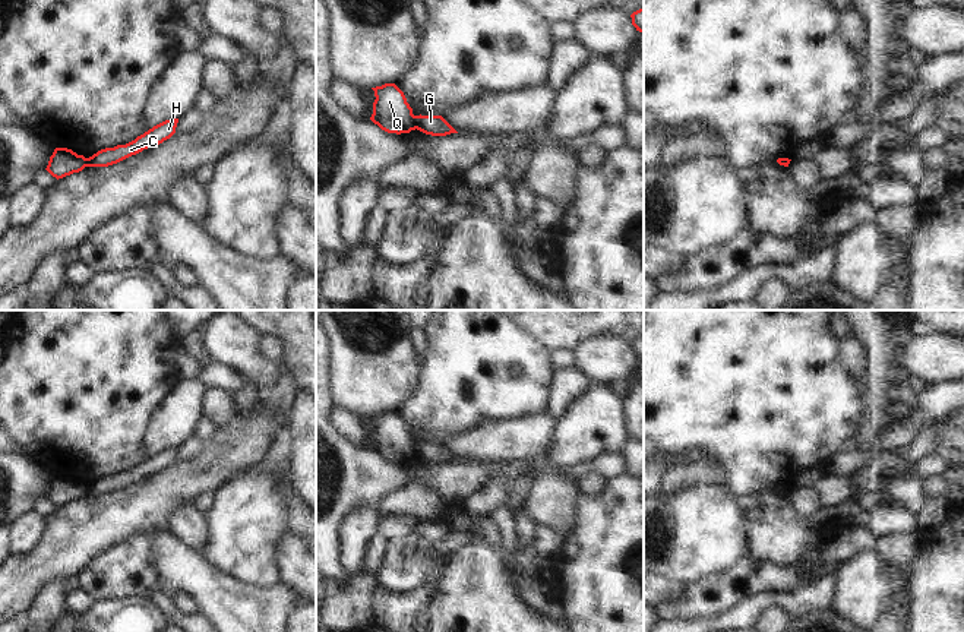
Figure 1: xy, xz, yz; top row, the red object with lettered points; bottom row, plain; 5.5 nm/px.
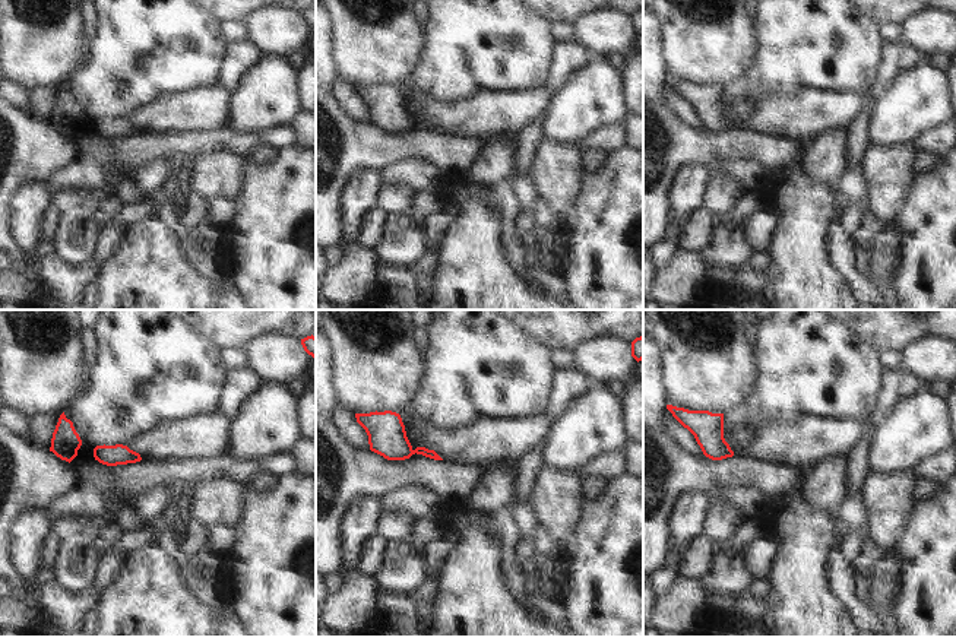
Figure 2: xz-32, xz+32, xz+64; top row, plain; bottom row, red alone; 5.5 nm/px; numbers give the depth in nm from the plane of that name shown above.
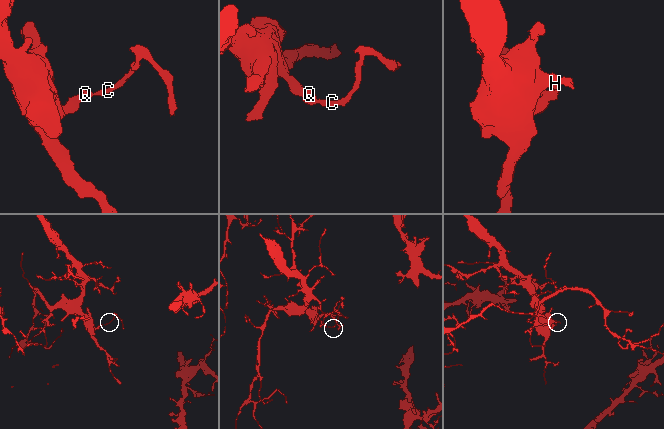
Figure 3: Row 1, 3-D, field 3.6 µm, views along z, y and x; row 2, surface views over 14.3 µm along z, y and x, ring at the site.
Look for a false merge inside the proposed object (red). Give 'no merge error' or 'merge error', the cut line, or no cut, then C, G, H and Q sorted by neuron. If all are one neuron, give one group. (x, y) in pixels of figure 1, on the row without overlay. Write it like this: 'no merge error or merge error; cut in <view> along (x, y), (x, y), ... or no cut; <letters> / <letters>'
merge error; cut in xz along (413, 444), (416, 455); C G H / Q

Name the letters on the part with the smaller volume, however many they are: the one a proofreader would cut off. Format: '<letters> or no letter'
C, G, H.

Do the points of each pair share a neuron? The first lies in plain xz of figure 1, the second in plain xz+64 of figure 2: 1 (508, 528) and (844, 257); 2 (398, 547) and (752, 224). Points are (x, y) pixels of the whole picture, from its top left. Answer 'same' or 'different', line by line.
1: same
2: different

